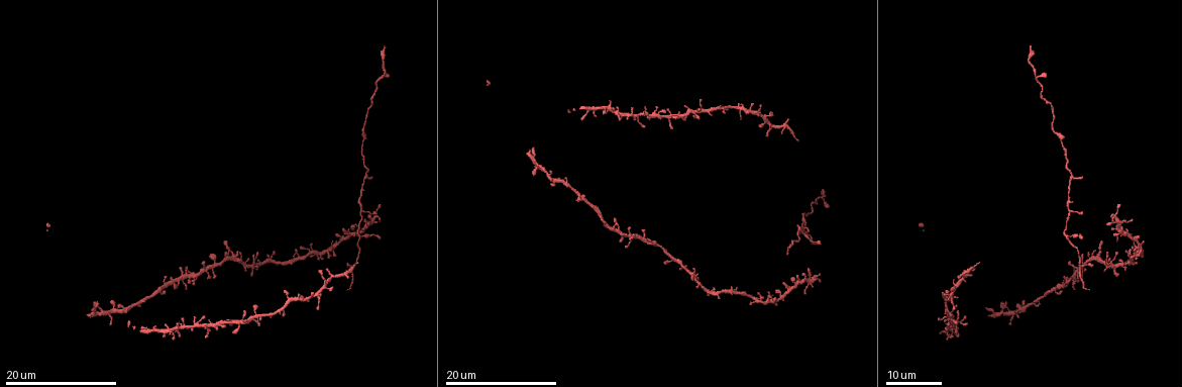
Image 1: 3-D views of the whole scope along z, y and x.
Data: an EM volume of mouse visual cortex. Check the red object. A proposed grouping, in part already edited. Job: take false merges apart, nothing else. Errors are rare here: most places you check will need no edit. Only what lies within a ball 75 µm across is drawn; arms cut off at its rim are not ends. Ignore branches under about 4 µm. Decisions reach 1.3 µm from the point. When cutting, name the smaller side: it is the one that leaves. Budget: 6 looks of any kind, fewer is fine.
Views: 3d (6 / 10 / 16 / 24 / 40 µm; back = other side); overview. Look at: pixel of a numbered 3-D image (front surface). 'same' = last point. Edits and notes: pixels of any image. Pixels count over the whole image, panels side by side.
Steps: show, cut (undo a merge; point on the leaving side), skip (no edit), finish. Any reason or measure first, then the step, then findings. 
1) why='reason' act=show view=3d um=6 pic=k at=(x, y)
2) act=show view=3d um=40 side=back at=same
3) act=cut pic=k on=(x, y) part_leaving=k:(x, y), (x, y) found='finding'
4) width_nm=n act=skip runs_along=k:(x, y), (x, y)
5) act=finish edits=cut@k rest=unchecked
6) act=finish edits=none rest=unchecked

why='small branch off a trunk' act=show view=3d um=24 pic=1 at=(1112, 264)

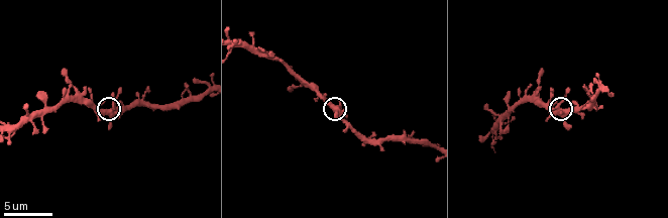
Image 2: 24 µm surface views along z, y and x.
act=show view=3d um=10 pic=2 at=(109, 111)

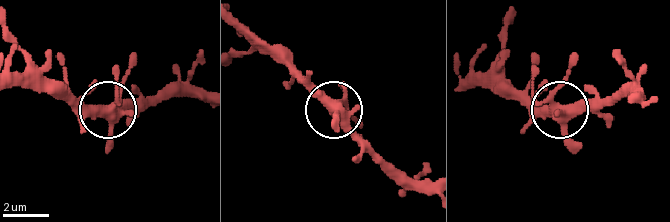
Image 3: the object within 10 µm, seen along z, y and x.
act=skip runs_along=3:(464, 88), (505, 86), (555, 105), (572, 53) found='all the same neuron'

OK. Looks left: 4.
why='three-way junction' act=show view=3d um=6 pic=2 at=(410, 140)

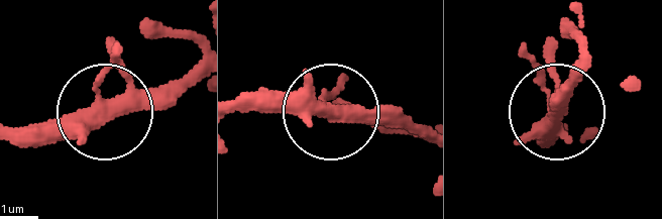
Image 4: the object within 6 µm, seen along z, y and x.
act=skip runs_along=4:(234, 110), (389, 110), (424, 129) found='all the same neuron'

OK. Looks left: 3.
why='two arms in line, one across' act=show view=3d um=16 pic=1 at=(1066, 234)

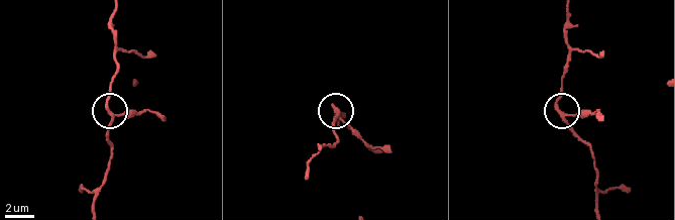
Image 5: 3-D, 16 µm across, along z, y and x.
act=show view=3d um=10 pic=5 at=(565, 116)

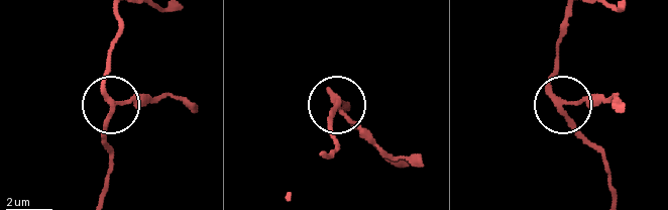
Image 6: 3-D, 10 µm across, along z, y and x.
act=skip found='one neuron here'

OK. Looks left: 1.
act=finish edits=none rest=unchecked

